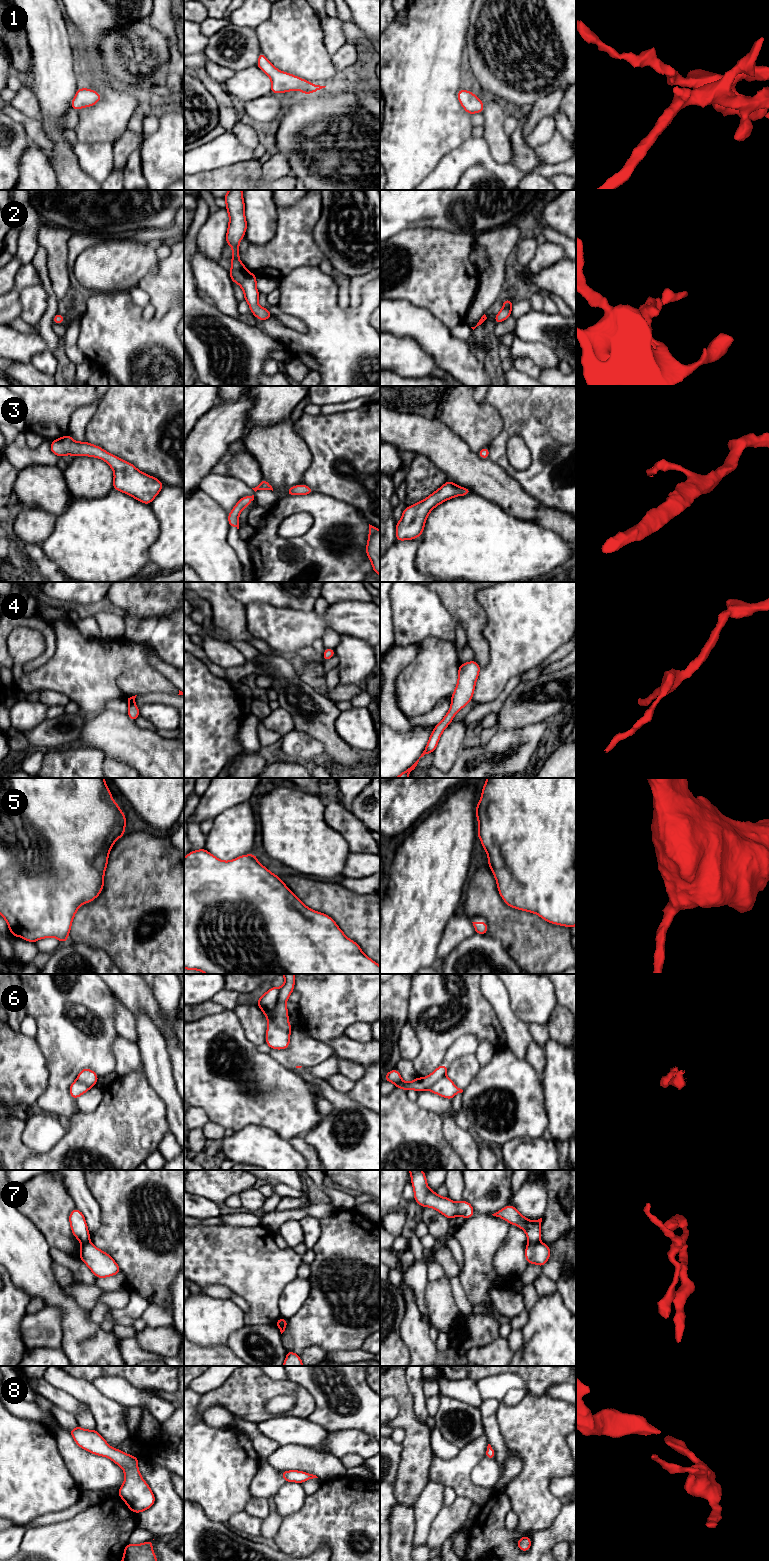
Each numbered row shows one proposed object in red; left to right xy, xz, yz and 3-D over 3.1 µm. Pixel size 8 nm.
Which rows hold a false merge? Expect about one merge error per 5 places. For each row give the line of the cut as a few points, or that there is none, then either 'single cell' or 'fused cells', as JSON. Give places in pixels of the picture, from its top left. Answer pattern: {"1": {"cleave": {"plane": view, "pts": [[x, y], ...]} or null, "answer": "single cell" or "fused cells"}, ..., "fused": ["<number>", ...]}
{"1": {"cleave": null, "answer": "single cell"}, "2": {"cleave": null, "answer": "single cell"}, "3": {"cleave": null, "answer": "single cell"}, "4": {"cleave": null, "answer": "single cell"}, "5": {"cleave": null, "answer": "single cell"}, "6": {"cleave": {"plane": "xz", "pts": [[280, 988], [278, 1002], [274, 1011], [274, 1022], [289, 1033]]}, "answer": "fused cells"}, "7": {"cleave": {"plane": "yz", "pts": [[539, 1241], [528, 1243]]}, "answer": "fused cells"}, "8": {"cleave": null, "answer": "single cell"}, "fused": ["6", "7"]}

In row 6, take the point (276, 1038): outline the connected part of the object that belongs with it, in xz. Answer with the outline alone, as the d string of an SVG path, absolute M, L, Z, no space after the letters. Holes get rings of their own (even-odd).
M271 987L265 994L260 995L257 1006L263 1011L268 1020L266 1044L271 1049L287 1049L290 1043L290 1033L279 1028L274 1022L274 1011L278 1003L280 988Z

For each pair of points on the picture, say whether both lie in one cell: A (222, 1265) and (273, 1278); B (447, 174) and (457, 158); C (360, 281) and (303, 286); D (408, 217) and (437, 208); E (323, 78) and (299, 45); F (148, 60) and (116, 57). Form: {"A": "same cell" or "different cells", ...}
{"A": "same cell", "B": "same cell", "C": "different cells", "D": "same cell", "E": "same cell", "F": "same cell"}

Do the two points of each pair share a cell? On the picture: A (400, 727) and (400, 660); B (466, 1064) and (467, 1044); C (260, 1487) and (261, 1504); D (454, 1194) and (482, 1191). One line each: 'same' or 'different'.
A: same
B: different
C: different
D: different

